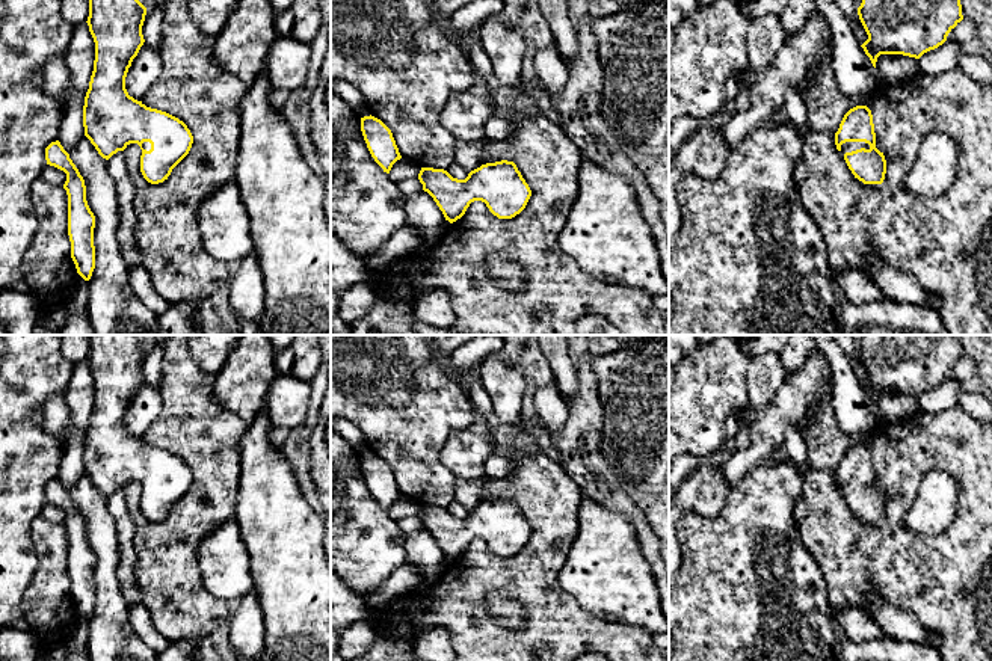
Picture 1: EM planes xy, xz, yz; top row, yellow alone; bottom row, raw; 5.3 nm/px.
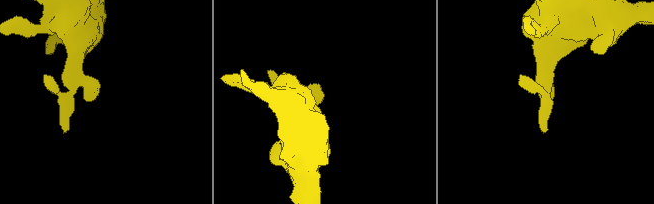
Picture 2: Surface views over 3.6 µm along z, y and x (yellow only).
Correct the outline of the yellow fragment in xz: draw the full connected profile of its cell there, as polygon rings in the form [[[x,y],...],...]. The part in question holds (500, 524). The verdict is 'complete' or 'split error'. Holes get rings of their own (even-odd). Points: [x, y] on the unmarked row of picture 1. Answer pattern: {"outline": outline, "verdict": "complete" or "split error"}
{"outline": [[[507,498],[482,503],[465,518],[453,516],[444,507],[421,506],[418,518],[450,561],[461,557],[474,539],[485,540],[498,557],[512,557],[531,534],[516,503]]], "verdict": "complete"}

